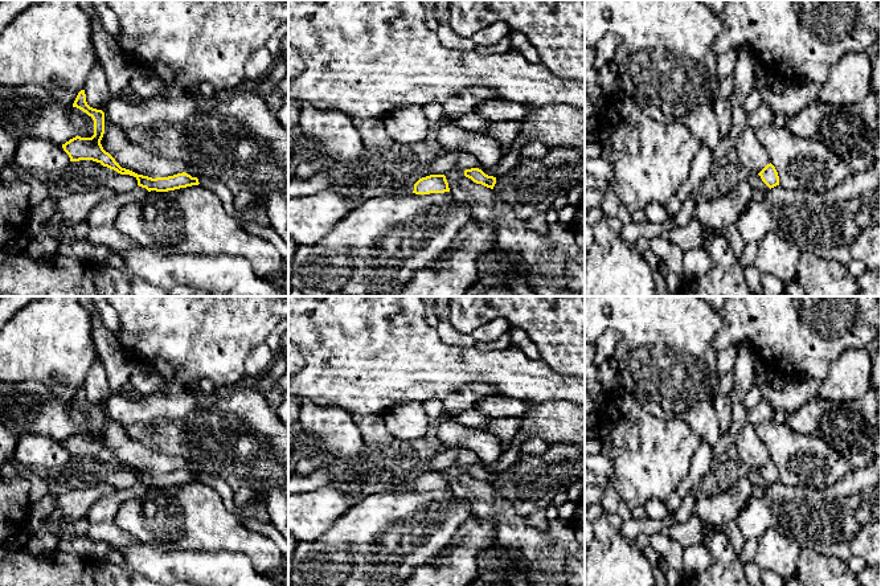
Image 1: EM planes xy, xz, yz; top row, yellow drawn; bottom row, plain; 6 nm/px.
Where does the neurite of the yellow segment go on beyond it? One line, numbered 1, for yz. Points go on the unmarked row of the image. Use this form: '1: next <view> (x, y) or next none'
1: next none

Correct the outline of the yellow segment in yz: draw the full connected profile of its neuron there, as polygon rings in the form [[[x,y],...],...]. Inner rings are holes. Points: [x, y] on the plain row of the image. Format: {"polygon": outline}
{"polygon": [[[770,459],[759,470],[762,478],[771,485],[779,481],[779,472],[775,463]]]}

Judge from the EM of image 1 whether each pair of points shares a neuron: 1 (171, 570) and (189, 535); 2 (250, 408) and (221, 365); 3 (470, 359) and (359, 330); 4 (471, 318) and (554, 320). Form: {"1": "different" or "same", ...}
{"1": "different", "2": "different", "3": "same", "4": "same"}

